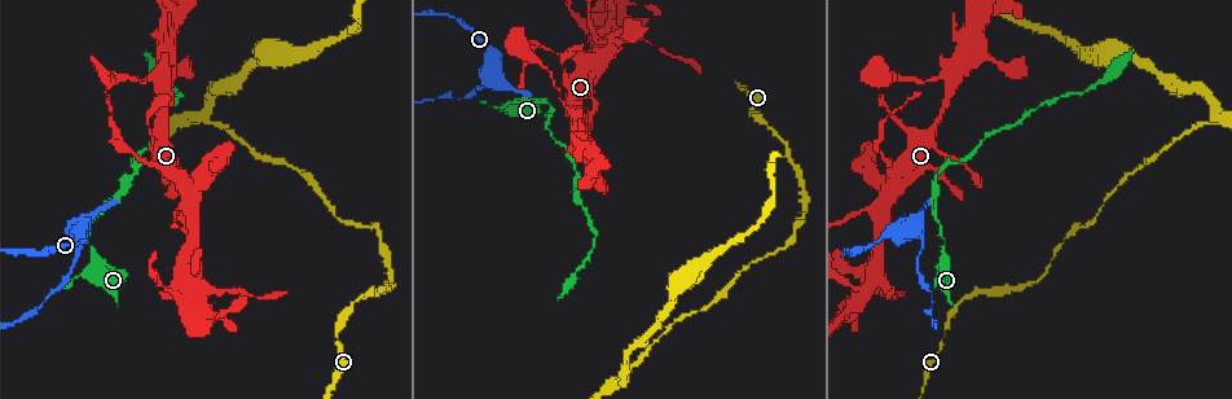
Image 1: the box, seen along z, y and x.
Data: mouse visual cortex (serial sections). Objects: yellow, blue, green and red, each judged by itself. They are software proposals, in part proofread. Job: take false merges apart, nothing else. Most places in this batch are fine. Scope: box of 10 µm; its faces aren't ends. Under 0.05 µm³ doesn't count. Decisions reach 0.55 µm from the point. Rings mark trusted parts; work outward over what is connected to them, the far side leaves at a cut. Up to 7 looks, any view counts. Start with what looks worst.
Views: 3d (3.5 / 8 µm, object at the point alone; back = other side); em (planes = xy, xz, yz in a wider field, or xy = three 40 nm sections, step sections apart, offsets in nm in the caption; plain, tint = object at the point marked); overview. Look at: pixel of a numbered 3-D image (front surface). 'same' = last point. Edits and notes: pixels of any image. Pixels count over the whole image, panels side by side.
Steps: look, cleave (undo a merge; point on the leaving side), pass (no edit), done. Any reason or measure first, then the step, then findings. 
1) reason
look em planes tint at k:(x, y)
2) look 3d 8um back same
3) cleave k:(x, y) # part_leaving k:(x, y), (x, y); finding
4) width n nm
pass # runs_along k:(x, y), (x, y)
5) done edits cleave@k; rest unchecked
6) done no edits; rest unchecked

sharp bend
look 3d 3.5um at 1:(922, 239)

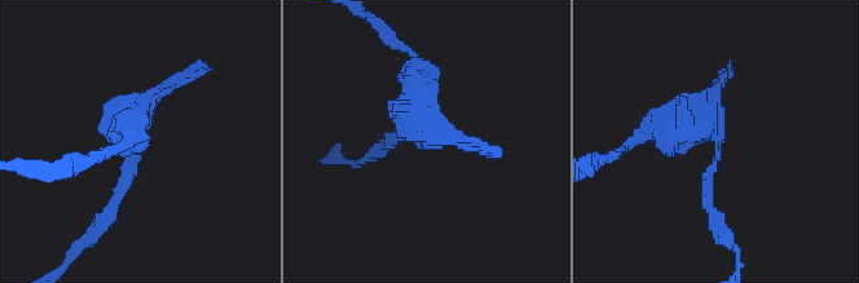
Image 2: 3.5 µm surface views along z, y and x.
look em xy step 1 plain at 2:(716, 147)

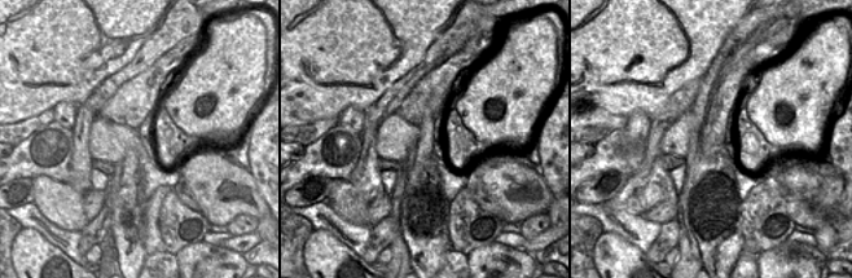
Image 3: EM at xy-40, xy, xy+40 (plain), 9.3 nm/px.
look em xy step 1 tint same

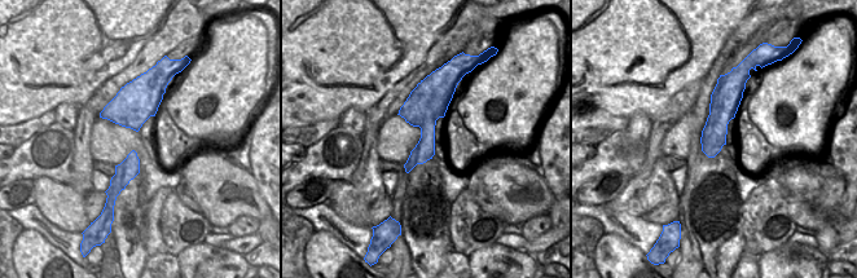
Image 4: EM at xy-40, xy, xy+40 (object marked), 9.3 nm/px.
width 300 nm
cleave 2:(124, 184) # part_leaving 2:(717, 141), (710, 208), (734, 248); two cells meet here

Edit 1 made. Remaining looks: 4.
three arms meet
look 3d 3.5um at 1:(206, 121)

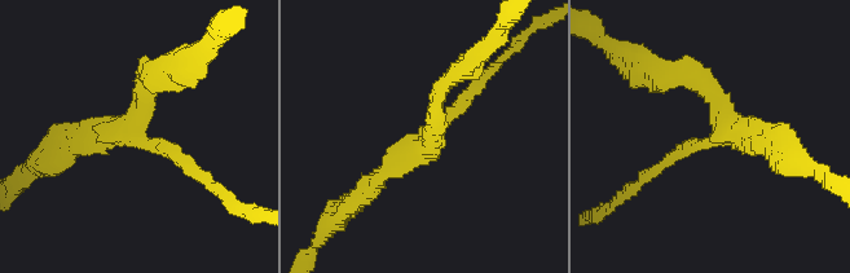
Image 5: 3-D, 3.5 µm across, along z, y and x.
arms 3; arm_widths 200, 250, 250 nm; now the EM
look em planes tint at 5:(715, 133)

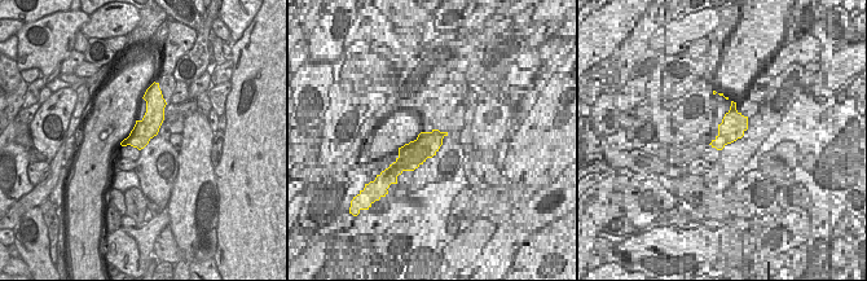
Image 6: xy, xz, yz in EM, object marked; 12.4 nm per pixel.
cleave 5:(54, 148) # part_leaving 5:(135, 131), (146, 75), (174, 64); a second cell is stuck on

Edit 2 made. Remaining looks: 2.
done edits cleave@2, cleave@5; rest unchecked

